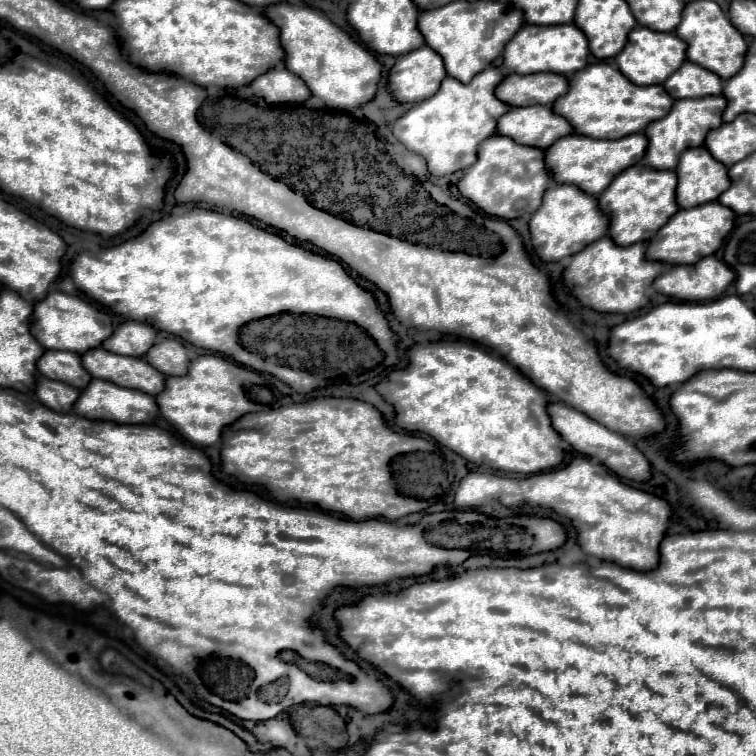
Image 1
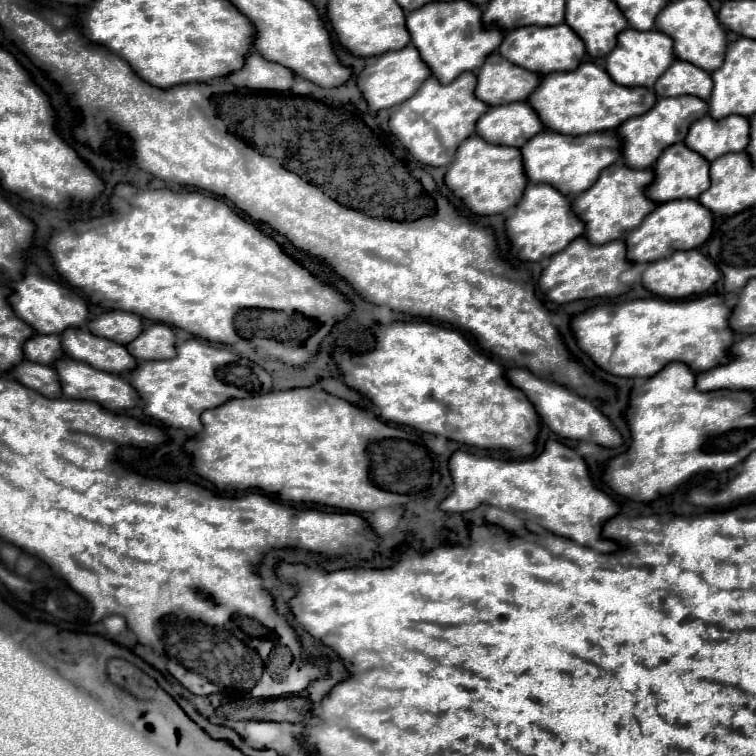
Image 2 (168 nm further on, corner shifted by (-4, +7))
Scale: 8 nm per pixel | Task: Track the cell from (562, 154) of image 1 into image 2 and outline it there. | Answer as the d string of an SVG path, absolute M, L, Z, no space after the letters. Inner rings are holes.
M537 133L521 147L525 177L529 183L547 183L561 191L565 197L583 193L597 181L597 173L621 157L621 141L611 133L589 133L589 137L565 137L561 133Z

